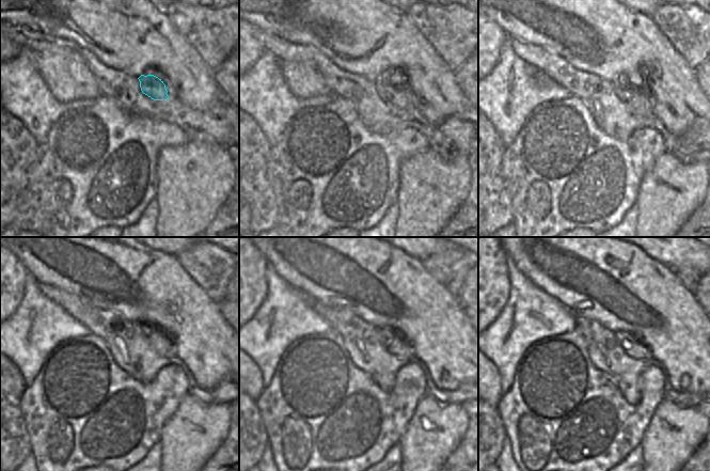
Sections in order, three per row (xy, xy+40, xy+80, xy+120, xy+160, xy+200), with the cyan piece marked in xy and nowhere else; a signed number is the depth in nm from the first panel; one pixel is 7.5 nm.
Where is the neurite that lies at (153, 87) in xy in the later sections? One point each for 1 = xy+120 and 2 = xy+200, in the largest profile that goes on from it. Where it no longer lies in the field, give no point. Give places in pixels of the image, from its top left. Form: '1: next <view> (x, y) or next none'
1: next xy+120 (162, 344)
2: next xy+200 (630, 344)

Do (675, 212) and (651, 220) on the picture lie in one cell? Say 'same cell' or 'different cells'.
same cell

